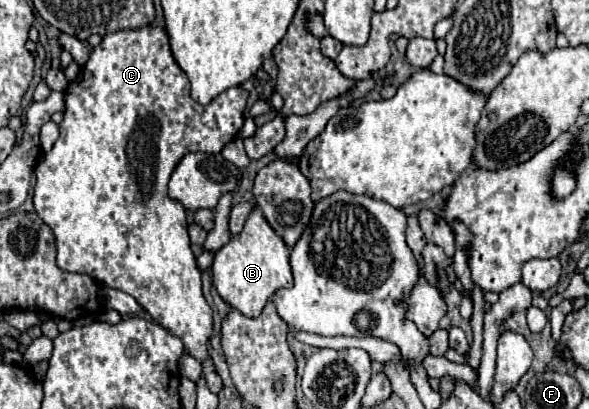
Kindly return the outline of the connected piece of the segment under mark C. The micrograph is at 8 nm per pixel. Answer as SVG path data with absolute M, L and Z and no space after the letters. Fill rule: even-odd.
M142 27L142 29L128 29L128 31L118 31L118 33L110 33L102 39L102 43L98 47L94 47L90 61L80 69L78 77L74 81L68 83L66 87L66 111L64 111L64 121L60 123L60 137L54 143L54 147L44 155L42 165L38 165L34 169L36 173L36 187L34 187L34 207L38 217L52 229L54 239L56 239L56 263L60 269L64 271L74 271L74 273L84 273L90 275L94 281L104 283L112 289L120 289L128 295L132 295L146 313L150 313L150 317L162 325L170 335L182 339L184 343L184 351L188 355L192 355L194 359L198 359L202 363L202 373L206 379L206 385L212 393L220 393L222 389L222 379L216 373L214 361L208 355L208 341L212 337L212 309L206 303L204 295L202 295L202 273L196 265L196 257L192 255L190 249L190 237L188 237L188 223L186 223L186 211L182 205L178 205L178 201L168 197L168 179L174 171L174 167L178 165L178 161L192 151L204 151L204 153L220 153L222 147L232 141L238 131L244 125L244 107L246 107L246 99L248 93L242 87L232 87L224 93L220 93L216 99L212 99L208 105L200 105L198 101L194 101L190 97L190 85L188 85L188 77L186 73L176 65L172 53L170 53L170 45L168 45L168 35L162 27ZM140 175L148 175L148 179L152 177L152 181L142 181L140 185Z

